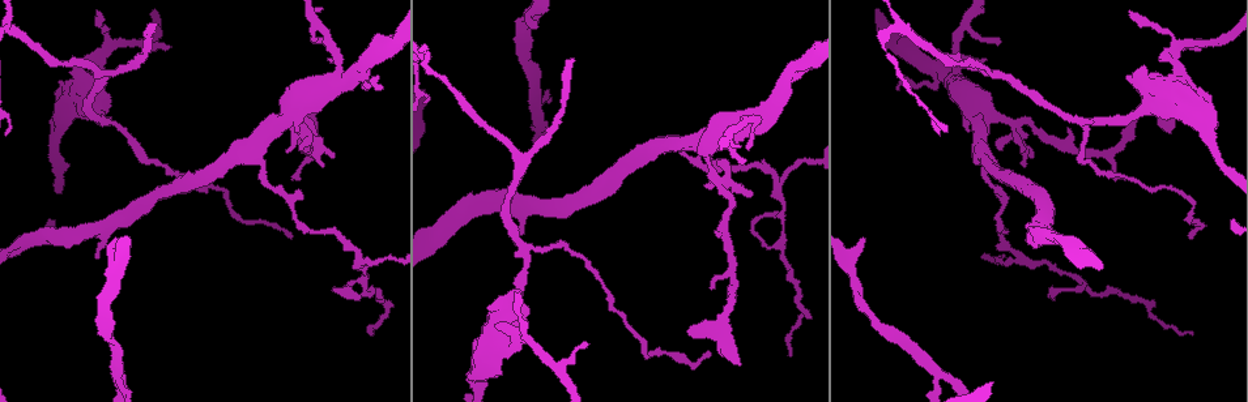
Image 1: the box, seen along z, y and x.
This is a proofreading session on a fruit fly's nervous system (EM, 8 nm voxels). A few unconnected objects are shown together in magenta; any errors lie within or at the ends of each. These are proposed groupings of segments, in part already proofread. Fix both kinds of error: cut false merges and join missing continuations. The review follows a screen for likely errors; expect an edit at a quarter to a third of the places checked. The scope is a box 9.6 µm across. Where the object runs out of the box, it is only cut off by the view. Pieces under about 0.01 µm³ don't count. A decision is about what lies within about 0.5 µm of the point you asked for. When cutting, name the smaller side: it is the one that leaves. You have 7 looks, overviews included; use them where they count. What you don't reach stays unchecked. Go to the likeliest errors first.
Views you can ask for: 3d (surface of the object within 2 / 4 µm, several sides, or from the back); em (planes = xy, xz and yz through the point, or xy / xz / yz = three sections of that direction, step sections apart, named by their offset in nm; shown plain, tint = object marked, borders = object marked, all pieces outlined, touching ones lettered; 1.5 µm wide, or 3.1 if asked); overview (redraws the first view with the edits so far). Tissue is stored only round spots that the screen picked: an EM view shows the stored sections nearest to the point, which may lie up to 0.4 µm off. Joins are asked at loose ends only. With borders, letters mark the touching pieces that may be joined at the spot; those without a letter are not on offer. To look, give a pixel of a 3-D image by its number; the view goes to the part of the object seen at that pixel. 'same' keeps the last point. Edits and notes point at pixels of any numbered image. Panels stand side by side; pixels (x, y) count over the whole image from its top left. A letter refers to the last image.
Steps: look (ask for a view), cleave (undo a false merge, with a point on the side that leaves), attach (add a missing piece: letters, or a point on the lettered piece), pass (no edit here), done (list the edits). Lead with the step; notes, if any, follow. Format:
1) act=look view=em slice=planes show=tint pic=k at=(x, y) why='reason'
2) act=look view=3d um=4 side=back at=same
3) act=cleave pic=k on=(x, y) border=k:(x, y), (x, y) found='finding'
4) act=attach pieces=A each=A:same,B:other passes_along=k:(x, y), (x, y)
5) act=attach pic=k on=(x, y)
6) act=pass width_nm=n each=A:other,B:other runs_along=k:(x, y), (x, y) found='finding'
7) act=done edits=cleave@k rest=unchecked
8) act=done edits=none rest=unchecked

act=look view=3d um=4 pic=1 at=(574, 58) why='thin end'

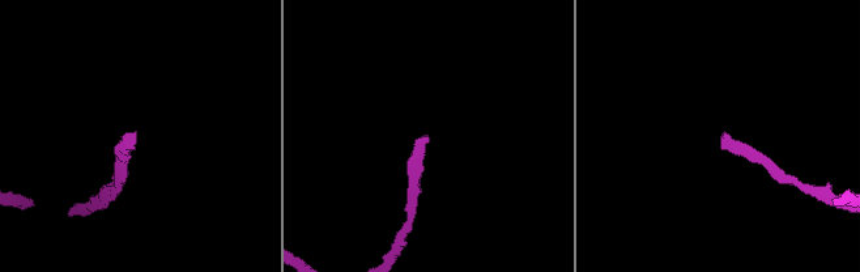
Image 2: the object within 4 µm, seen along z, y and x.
act=look view=em slice=planes show=borders pic=2 at=(136, 132)

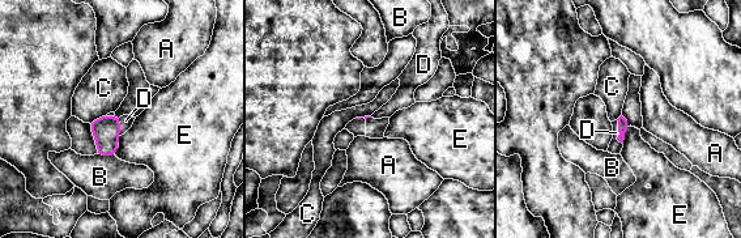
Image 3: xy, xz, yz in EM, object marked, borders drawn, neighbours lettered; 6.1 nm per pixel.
act=attach pic=3 on=(614, 147) longest_contact=D:160nm each=A:other,B:other,C:other,D:same,E:other found='the neuron continues'

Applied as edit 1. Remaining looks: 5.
act=look view=overview

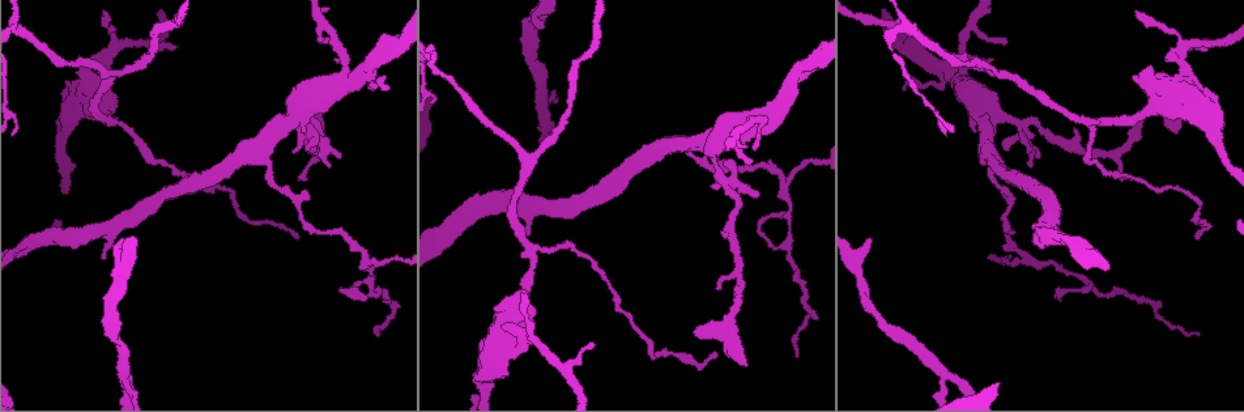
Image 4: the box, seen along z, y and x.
act=look view=em slice=planes show=tint pic=4 at=(559, 364) why='arms part here'

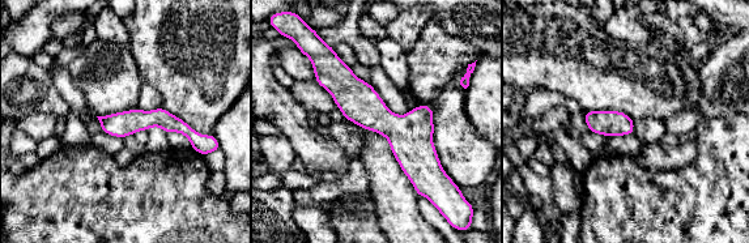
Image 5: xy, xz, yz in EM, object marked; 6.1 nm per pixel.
act=look view=em slice=planes show=borders at=same why='see the neighbours'

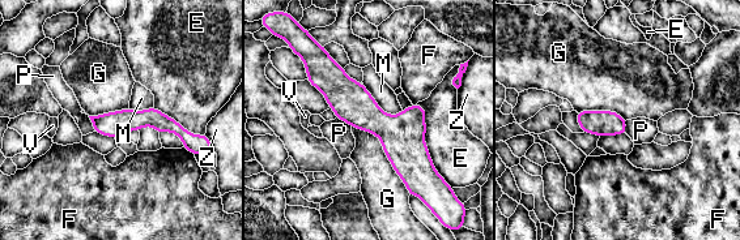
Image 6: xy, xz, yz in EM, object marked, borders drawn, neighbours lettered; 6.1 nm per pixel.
act=pass width_nm=160 each=E:other,F:other,G:other,M:other,P:other,V:other,Z:other border=6:(362, 85), (382, 110), (402, 111) found='one neuron here'

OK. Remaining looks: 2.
act=done edits=attach@3 rest=unchecked

